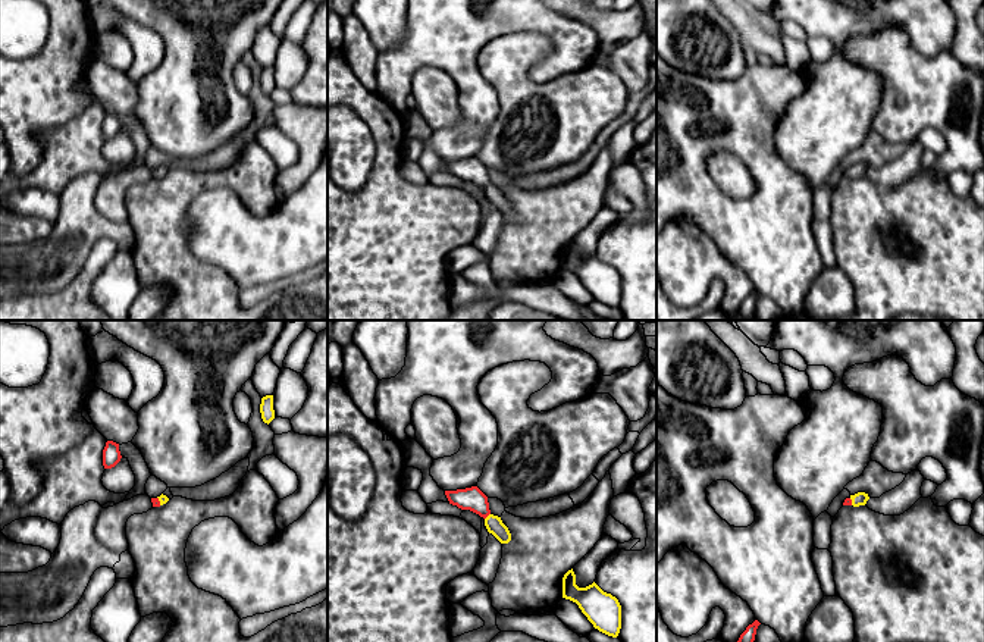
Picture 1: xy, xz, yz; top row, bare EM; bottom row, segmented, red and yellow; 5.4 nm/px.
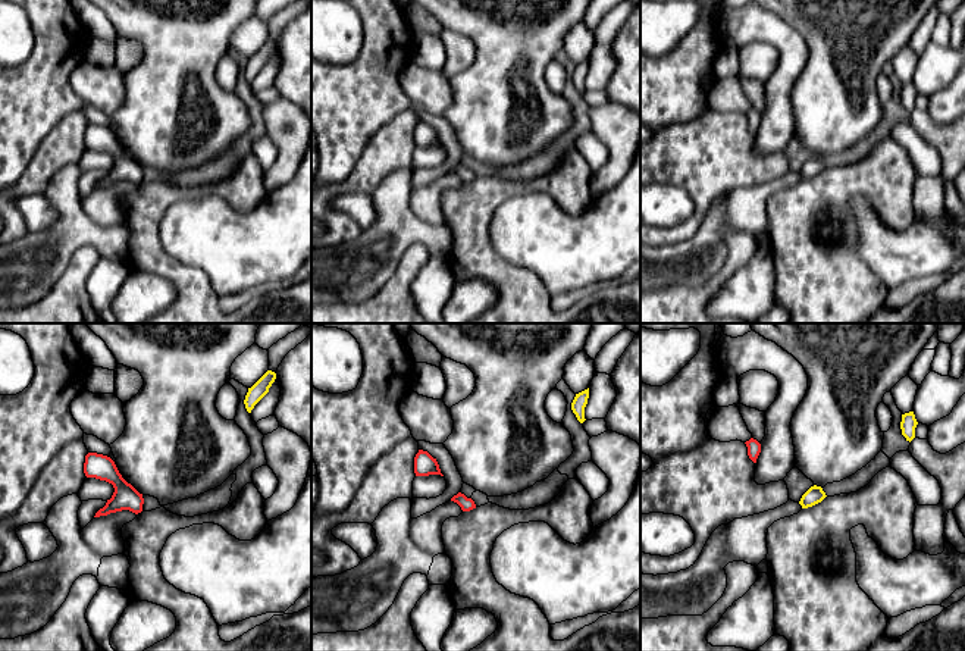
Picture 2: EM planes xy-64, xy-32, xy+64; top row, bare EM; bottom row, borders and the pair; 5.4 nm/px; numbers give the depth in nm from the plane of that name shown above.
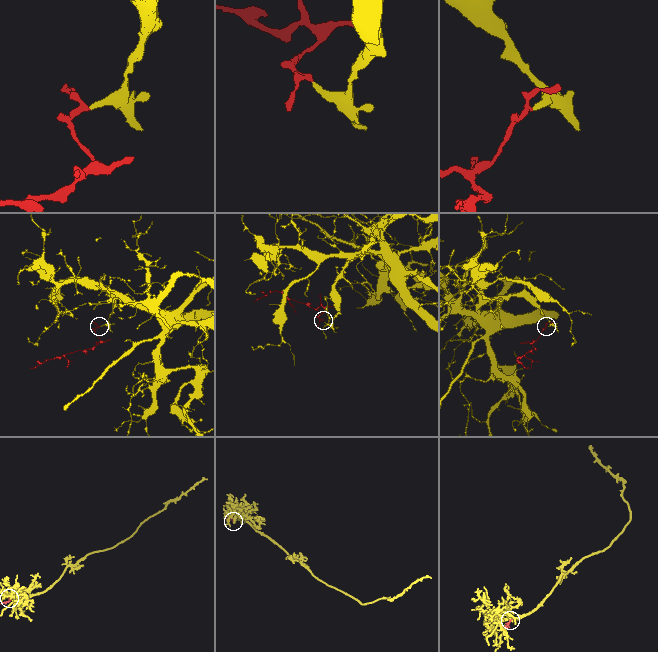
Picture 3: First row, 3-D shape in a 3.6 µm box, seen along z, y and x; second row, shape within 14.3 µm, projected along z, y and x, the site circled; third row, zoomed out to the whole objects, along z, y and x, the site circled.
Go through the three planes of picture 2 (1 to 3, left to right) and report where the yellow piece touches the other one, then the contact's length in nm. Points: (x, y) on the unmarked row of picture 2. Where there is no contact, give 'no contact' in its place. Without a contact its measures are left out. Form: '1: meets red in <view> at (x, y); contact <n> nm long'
1: no contact
2: no contact
3: no contact

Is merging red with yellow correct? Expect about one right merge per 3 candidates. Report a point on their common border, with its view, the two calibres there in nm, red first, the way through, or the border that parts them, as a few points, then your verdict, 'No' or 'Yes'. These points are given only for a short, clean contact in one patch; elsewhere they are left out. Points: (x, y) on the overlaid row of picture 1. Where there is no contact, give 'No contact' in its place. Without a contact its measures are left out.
Touches red at xz (488, 514). Thickness 130 nm (red) against 90 nm. Path across: xz (472, 498), (488, 514), (494, 523). Yes

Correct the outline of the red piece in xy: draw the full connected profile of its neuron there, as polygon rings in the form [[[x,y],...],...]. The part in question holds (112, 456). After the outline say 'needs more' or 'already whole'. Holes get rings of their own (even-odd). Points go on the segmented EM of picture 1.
[[[107,441],[103,450],[103,466],[104,469],[112,469],[120,461],[122,455],[119,451],[119,444]]]; already whole

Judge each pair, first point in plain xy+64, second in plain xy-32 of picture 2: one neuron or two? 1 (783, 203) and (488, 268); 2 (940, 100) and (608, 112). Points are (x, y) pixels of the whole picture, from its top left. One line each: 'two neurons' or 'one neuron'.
1: one neuron
2: two neurons

